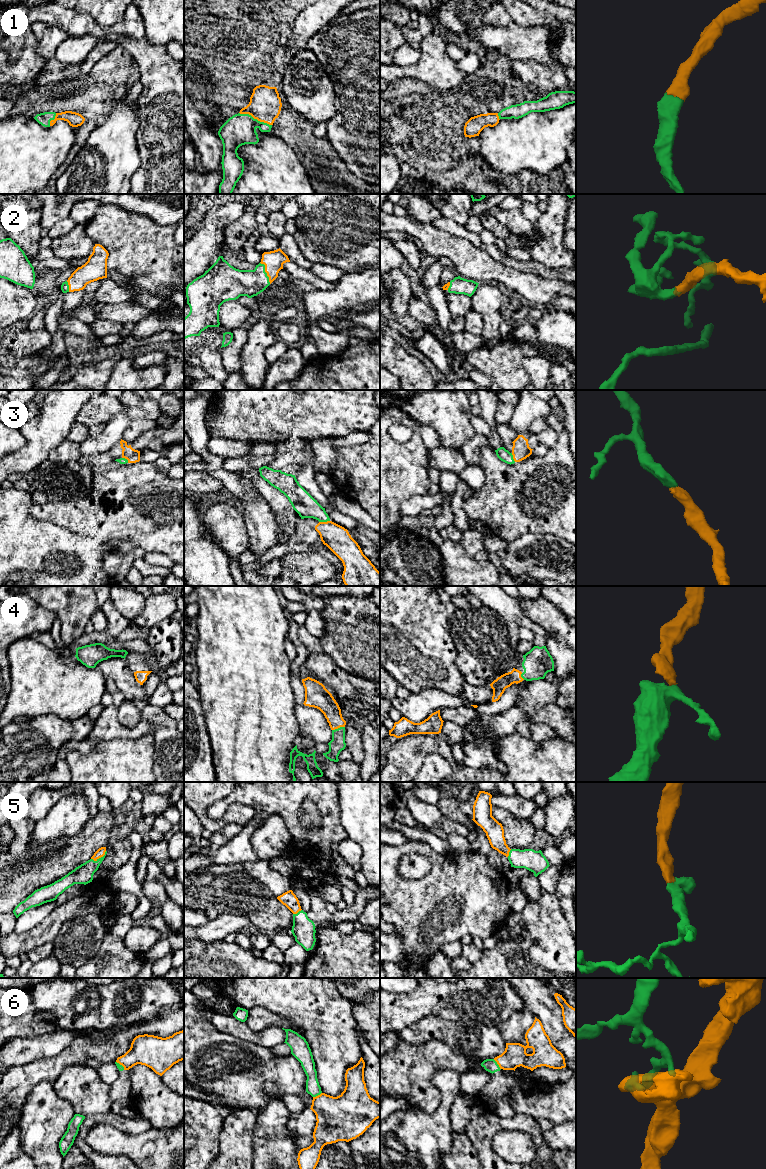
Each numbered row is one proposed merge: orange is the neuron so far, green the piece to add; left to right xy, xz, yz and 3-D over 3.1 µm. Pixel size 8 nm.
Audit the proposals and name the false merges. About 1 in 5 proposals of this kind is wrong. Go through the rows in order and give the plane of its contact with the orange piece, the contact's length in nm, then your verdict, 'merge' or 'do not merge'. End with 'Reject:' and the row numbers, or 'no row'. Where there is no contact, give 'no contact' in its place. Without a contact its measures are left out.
1: xz | 280 nm | merge
2: xz | 190 nm | merge
3: xz | 90 nm | merge
4: xz | 110 nm | merge
5: xy | 140 nm | merge
6: yz | 110 nm | do not merge
Reject: 6

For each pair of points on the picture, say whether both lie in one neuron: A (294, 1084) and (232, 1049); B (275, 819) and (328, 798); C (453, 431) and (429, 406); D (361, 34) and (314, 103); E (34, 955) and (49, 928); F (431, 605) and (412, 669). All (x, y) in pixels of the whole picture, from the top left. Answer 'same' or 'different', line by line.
A: same
B: different
C: same
D: different
E: different
F: same

